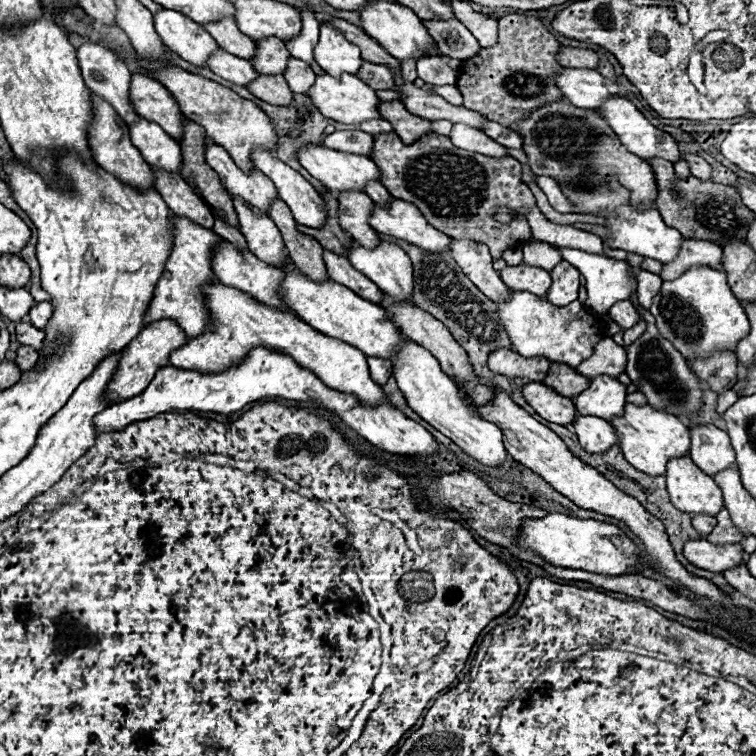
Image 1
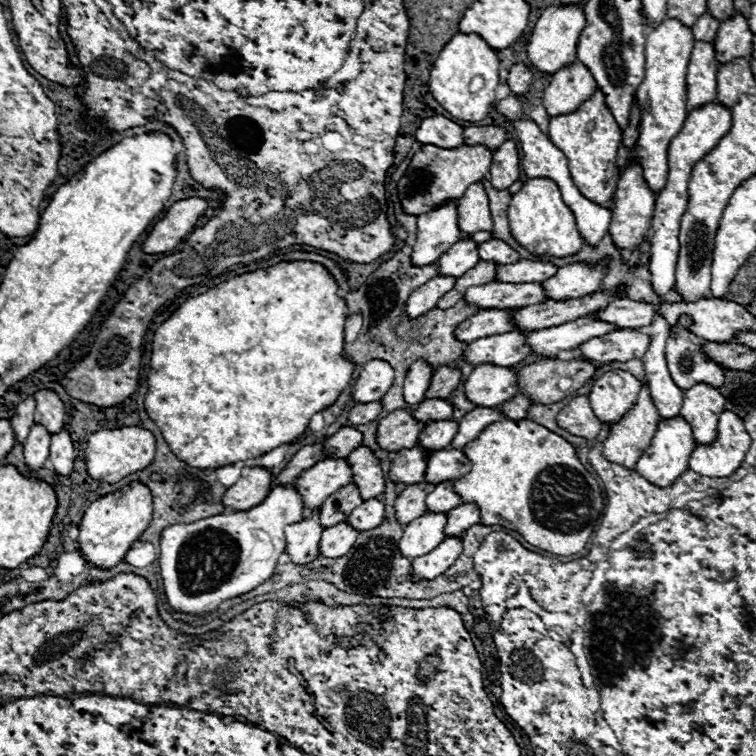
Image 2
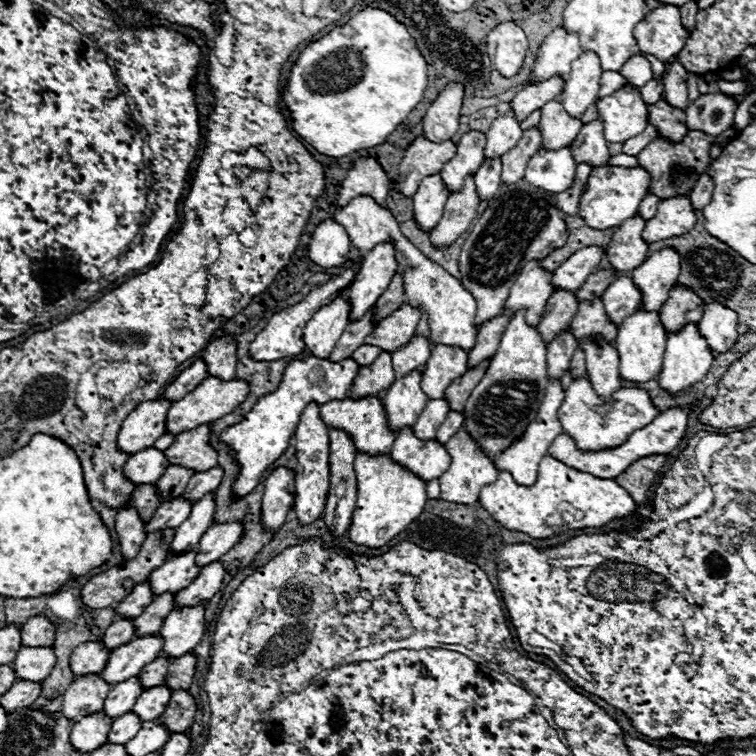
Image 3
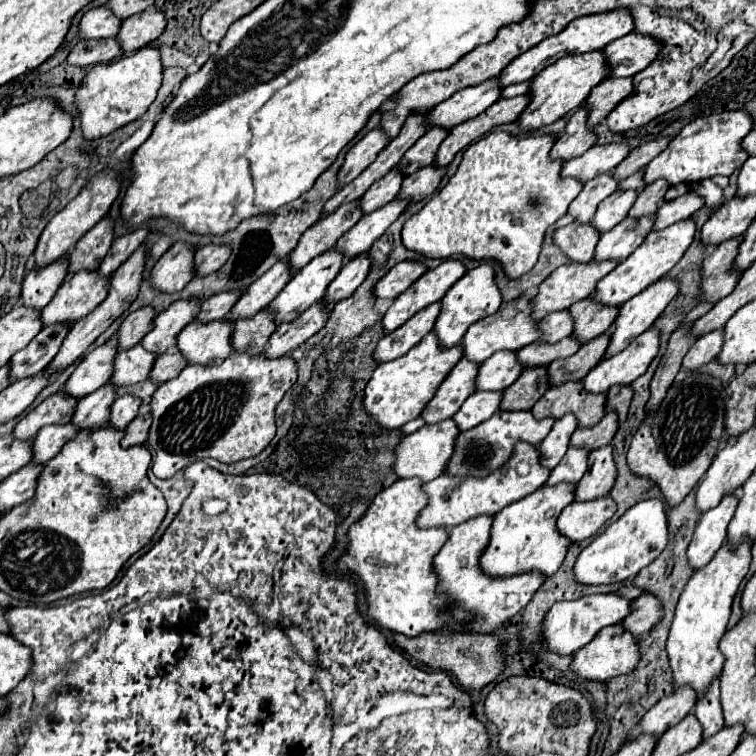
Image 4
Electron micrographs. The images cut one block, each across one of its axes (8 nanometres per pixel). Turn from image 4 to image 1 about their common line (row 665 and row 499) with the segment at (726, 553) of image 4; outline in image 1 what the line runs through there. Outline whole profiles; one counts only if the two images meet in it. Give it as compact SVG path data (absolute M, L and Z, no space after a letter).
M670 460L666 470L670 502L686 514L716 516L724 506L722 492L712 476L706 476L696 464L692 464L692 460Z

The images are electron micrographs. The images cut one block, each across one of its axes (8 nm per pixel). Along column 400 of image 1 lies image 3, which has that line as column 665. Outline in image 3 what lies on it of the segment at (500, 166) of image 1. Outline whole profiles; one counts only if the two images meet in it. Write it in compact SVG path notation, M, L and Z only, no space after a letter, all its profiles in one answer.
M690 130L678 144L670 144L662 138L652 140L636 158L640 166L650 174L650 194L658 196L660 200L674 198L682 194L682 190L692 190L694 184L698 182L700 174L708 168L710 164L710 146L712 146L712 136Z

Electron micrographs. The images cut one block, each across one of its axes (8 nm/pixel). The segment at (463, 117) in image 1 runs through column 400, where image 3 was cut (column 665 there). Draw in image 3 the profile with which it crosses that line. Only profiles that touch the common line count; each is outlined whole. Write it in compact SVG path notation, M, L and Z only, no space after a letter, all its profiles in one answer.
M674 62L664 76L664 100L678 110L686 110L690 106L688 86L686 86L686 68L680 62Z

